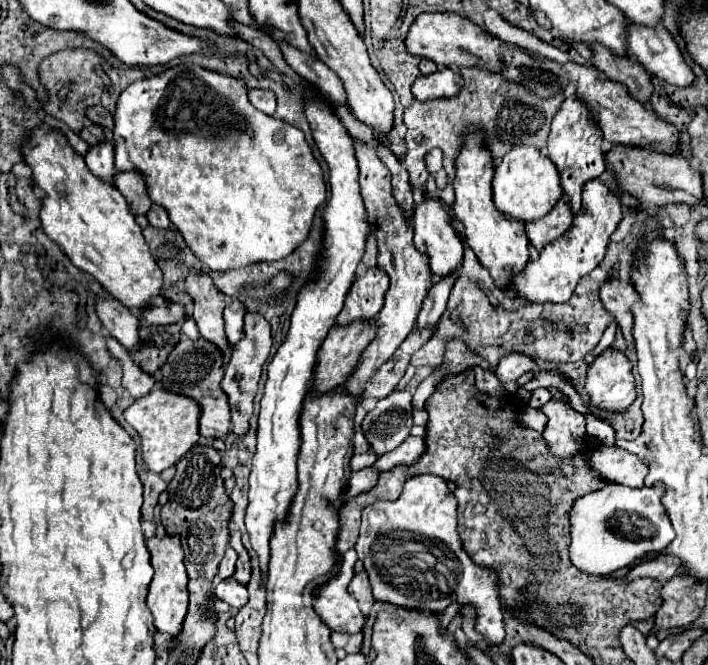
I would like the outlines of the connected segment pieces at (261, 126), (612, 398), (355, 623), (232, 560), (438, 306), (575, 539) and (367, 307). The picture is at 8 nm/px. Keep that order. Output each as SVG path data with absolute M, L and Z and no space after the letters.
M180 63L172 69L166 69L160 75L146 77L142 81L136 81L128 85L126 91L118 97L116 113L114 113L114 153L116 153L116 169L118 171L138 171L142 173L146 181L146 193L152 203L164 207L168 211L168 217L172 225L180 231L186 245L194 251L194 255L210 269L210 271L228 271L228 269L240 269L246 265L254 265L258 261L274 261L290 255L302 241L306 241L306 235L310 235L310 227L316 215L316 209L326 201L326 185L324 185L324 173L318 165L318 161L312 155L310 145L306 143L306 137L300 129L282 123L276 117L260 113L246 95L246 85L236 77L218 75L214 71L202 69L194 63Z
M606 349L590 367L586 377L590 405L614 413L624 413L636 399L632 363L616 349Z
M346 551L338 567L338 573L330 581L320 585L314 593L314 609L332 631L360 633L364 627L364 615L358 607L358 601L354 601L354 597L350 597L348 593L356 561L356 551Z
M226 549L226 553L224 553L224 559L220 561L220 567L218 567L218 577L220 579L228 579L228 577L232 577L234 575L234 565L236 565L236 553L234 553L234 549Z
M446 277L446 279L440 279L430 289L430 295L426 297L426 301L422 305L422 311L418 315L416 327L420 327L420 329L436 327L436 323L442 317L442 313L446 311L446 303L448 303L448 295L450 295L452 285L454 285L454 277Z
M606 481L606 485L594 493L586 493L574 499L570 507L570 563L590 575L610 575L616 569L636 563L648 551L660 551L674 539L674 527L666 517L662 505L664 485L652 487L628 487L622 483Z
M368 269L360 279L356 279L346 295L344 307L338 313L338 325L348 325L356 319L370 321L378 315L384 303L384 293L388 289L388 277L382 269Z

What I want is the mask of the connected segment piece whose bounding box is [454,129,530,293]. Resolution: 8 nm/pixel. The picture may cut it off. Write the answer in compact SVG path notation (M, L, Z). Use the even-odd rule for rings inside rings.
M474 129L466 137L466 147L462 149L458 163L456 163L456 177L454 177L454 189L456 189L456 201L454 201L454 213L456 219L464 225L464 239L468 247L476 253L480 265L490 271L494 285L500 291L510 289L510 279L516 277L528 263L528 247L530 241L524 231L524 223L518 219L508 219L498 209L494 209L492 203L492 177L494 177L494 165L490 153L482 145L484 137L478 135Z

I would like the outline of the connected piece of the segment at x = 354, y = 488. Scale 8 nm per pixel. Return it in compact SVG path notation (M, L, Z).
M366 467L366 469L360 469L360 471L354 471L350 475L350 481L348 481L348 489L344 491L342 495L342 501L348 501L350 497L356 497L360 493L366 493L370 491L378 481L378 473L374 467Z

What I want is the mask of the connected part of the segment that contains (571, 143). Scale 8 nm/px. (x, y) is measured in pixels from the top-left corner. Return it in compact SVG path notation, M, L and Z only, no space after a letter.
M574 95L566 97L566 101L562 103L562 107L558 109L558 113L554 115L554 121L552 121L552 131L550 131L550 139L548 139L548 157L560 173L560 185L562 185L564 195L570 201L570 209L574 215L580 209L582 185L594 177L600 177L606 171L604 153L602 153L600 145L602 145L602 133L594 125L590 111Z

